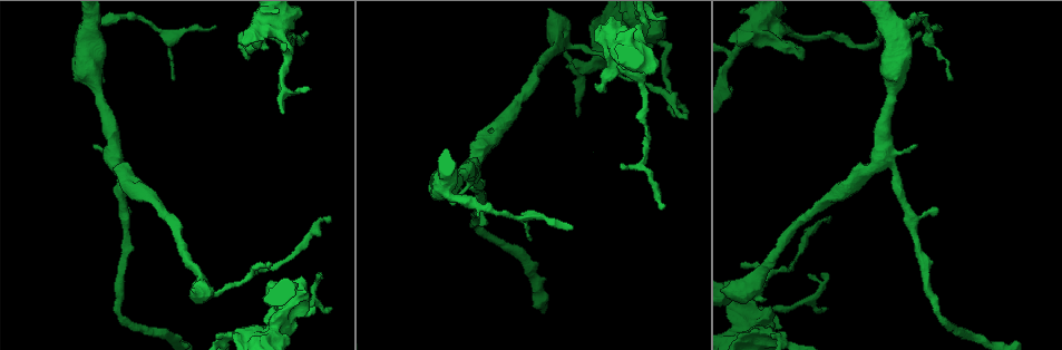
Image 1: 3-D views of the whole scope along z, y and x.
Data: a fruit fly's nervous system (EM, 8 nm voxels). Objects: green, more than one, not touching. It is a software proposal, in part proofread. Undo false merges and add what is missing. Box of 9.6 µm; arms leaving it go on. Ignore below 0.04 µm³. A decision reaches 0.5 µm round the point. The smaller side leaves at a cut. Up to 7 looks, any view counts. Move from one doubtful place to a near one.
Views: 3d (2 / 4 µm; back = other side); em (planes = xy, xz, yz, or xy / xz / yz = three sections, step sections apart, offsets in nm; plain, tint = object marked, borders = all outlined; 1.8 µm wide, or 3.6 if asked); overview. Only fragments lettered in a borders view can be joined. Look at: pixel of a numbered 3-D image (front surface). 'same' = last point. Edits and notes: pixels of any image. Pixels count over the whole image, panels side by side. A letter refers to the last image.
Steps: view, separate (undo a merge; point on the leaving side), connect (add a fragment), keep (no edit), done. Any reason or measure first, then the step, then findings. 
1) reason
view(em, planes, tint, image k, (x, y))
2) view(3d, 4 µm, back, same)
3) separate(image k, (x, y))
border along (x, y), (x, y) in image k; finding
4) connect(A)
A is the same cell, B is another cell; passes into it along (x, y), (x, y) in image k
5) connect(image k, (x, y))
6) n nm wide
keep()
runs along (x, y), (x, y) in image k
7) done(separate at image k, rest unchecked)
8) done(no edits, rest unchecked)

thick turns thin
view(3d, 4 µm, image 1, (760, 336))

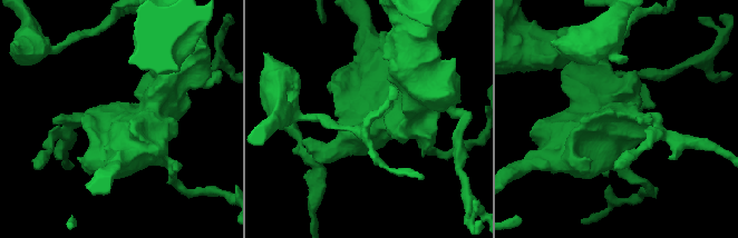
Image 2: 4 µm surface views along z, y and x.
now the EM
view(em, 3.6 µm, planes, borders, image 2, (617, 120))

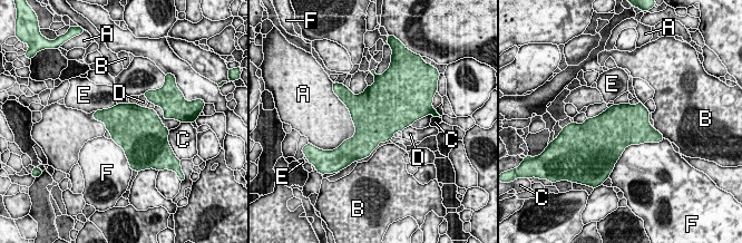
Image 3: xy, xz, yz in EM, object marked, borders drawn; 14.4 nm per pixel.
keep()
A, B, C, D, E and F are other cells; border along (341, 101), (354, 126), (341, 144) in image 3; all the same neuron

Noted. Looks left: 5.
free end
view(em, xy, step 8, tint, image 1, (249, 57))

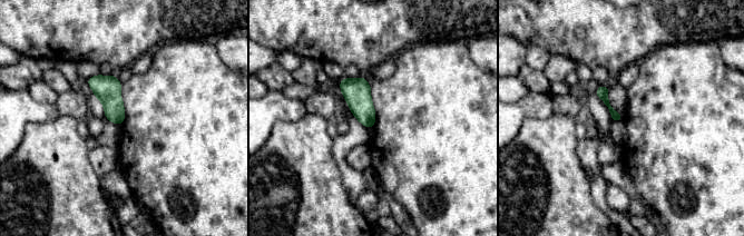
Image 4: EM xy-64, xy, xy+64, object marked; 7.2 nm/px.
view(em, planes, borders, same)

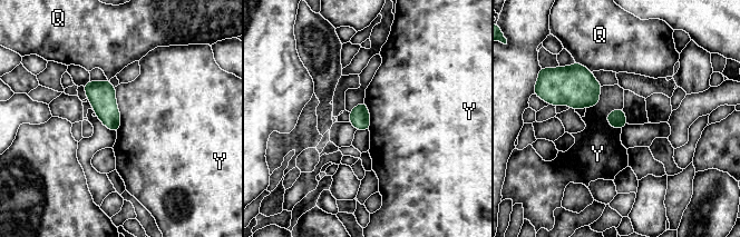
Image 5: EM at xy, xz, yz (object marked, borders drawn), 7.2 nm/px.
Y touches over 320 nm
keep()
Q and Y are other cells; border along (114, 87), (119, 112), (117, 131) in image 5; none of them fits

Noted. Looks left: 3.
an open end
view(em, yz, step 4, borders, image 1, (686, 118))

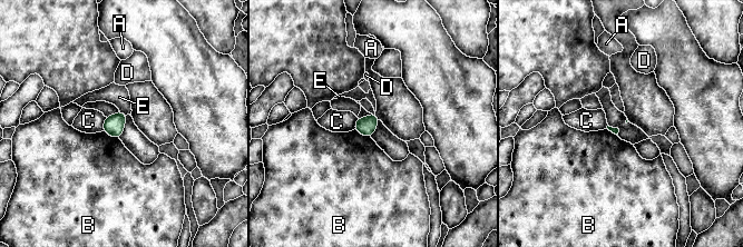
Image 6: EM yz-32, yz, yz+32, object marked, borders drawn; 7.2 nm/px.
view(em, planes, borders, same)

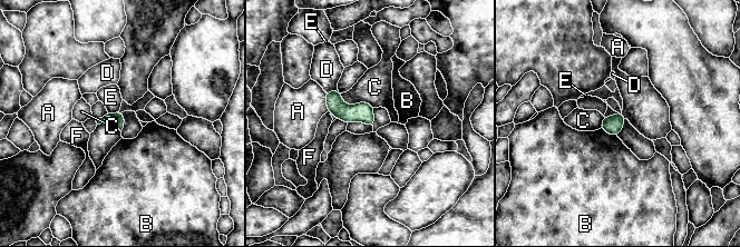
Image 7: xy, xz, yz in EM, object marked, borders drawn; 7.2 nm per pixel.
keep()
A, B, C, D, E and F are other cells; border along (118, 110), (108, 114) in image 7; no lettered fragment goes on from it

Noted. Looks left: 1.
done(no edits, rest unchecked)

